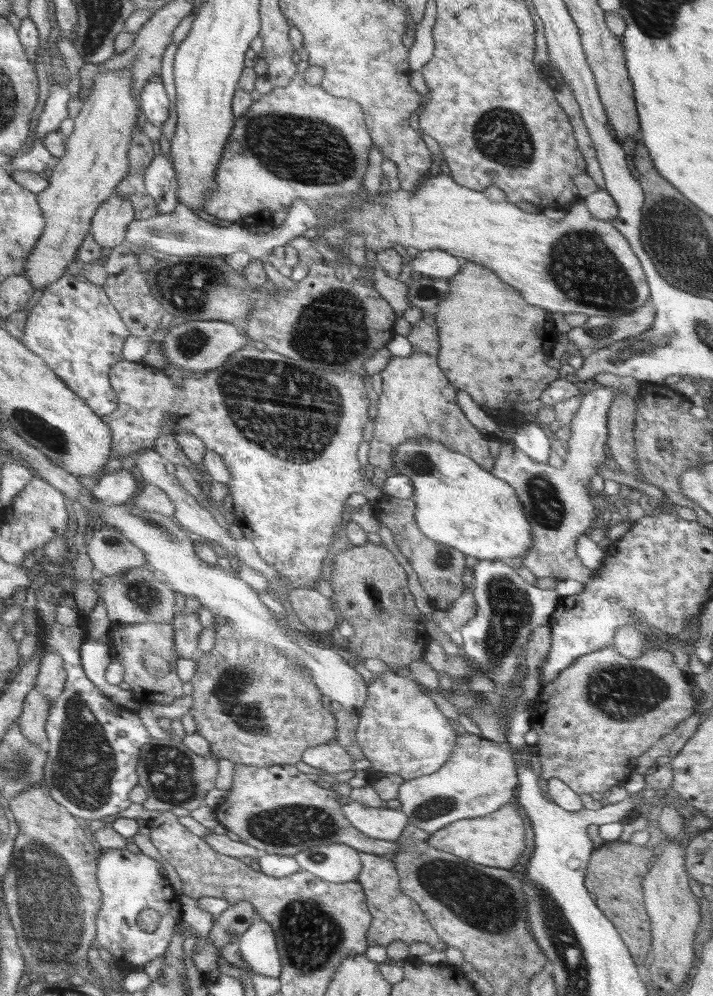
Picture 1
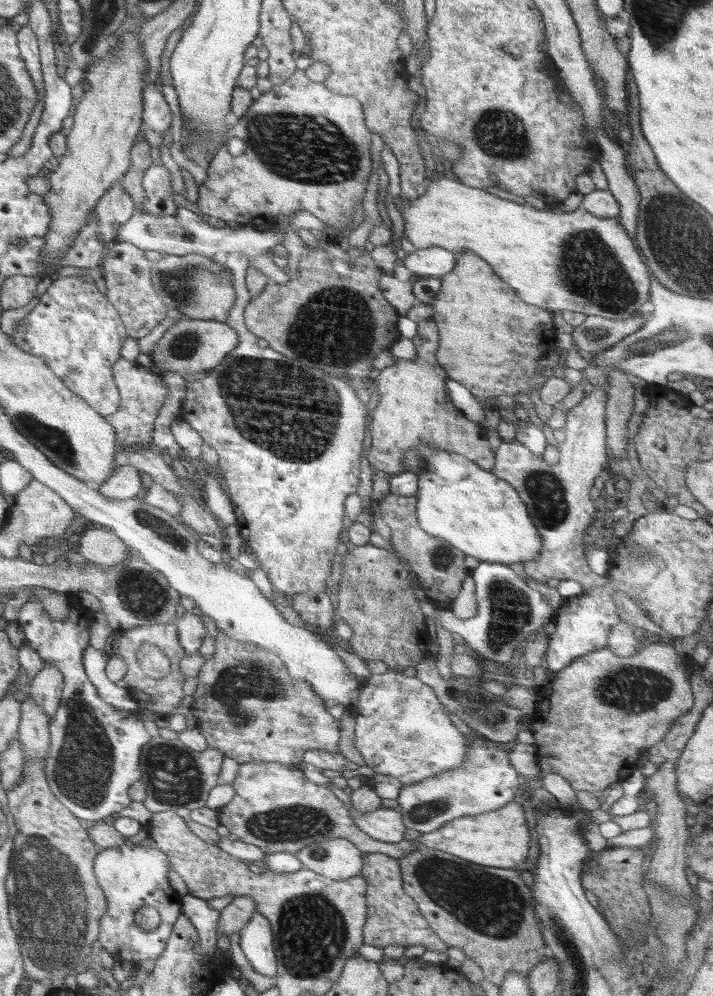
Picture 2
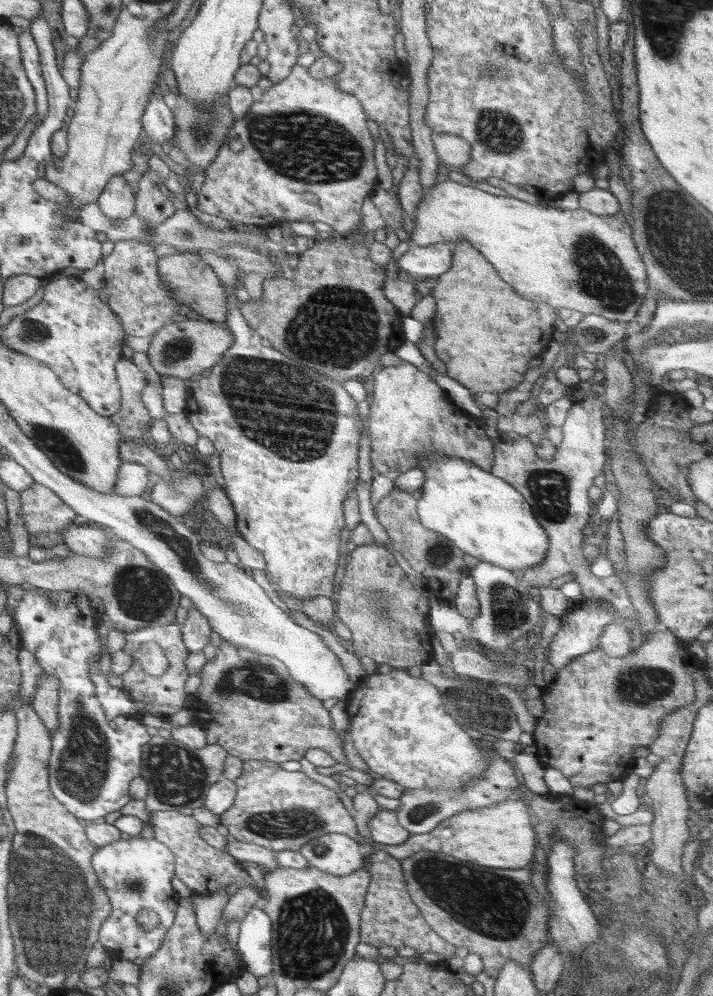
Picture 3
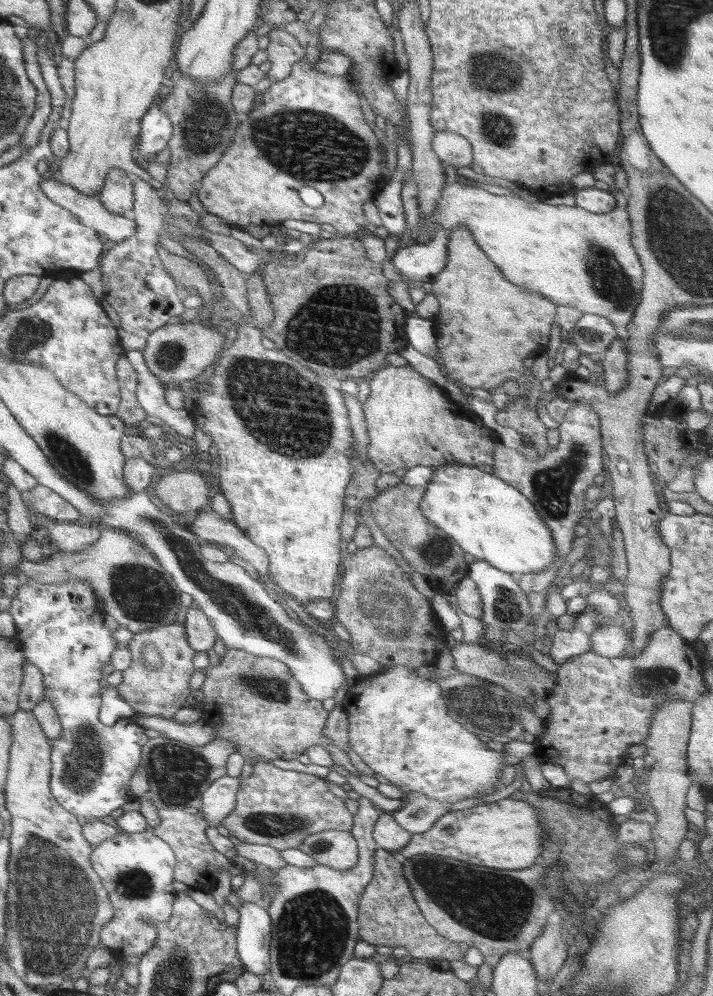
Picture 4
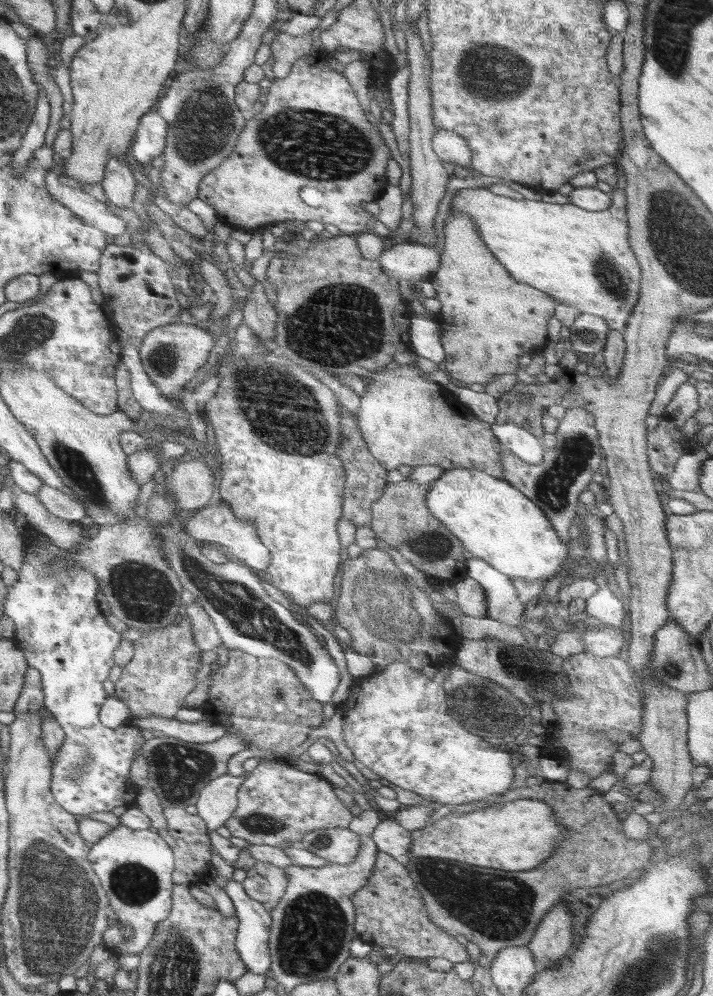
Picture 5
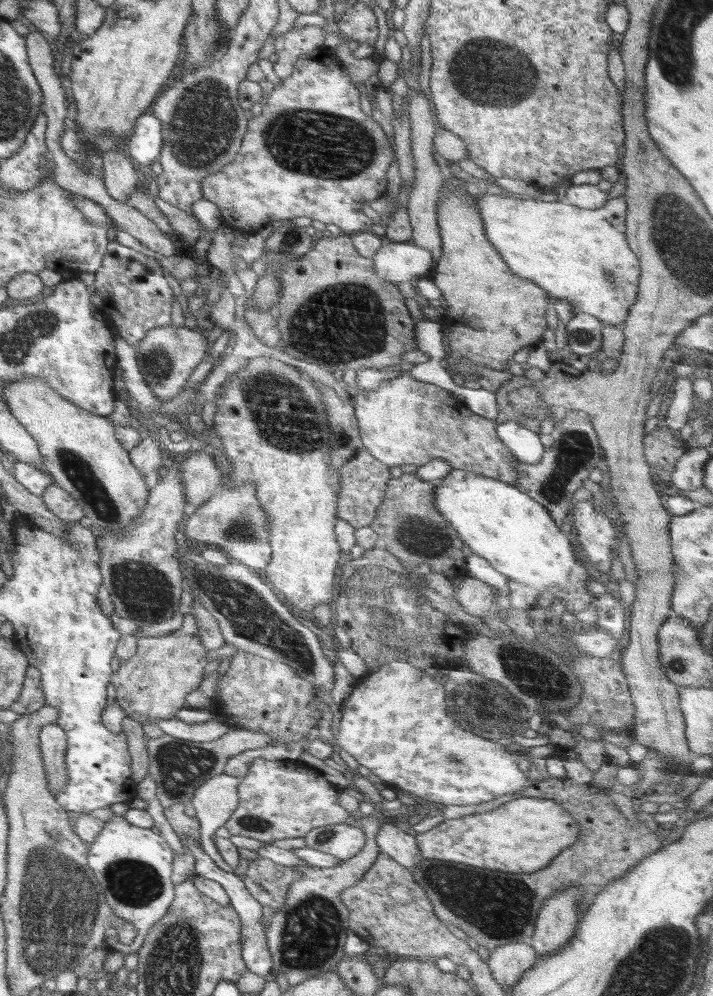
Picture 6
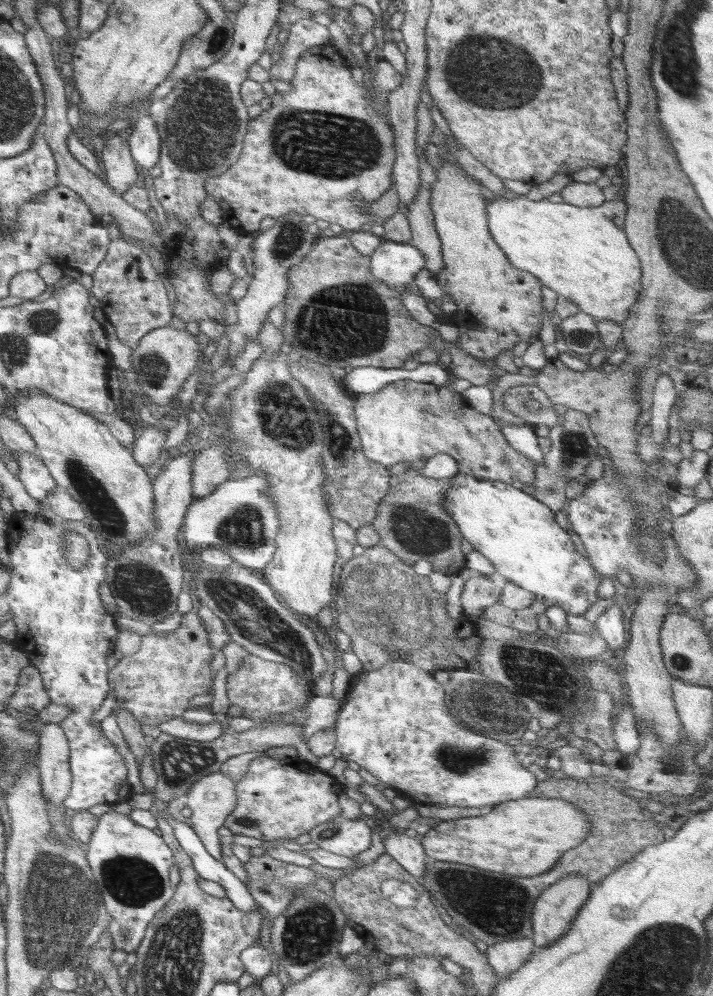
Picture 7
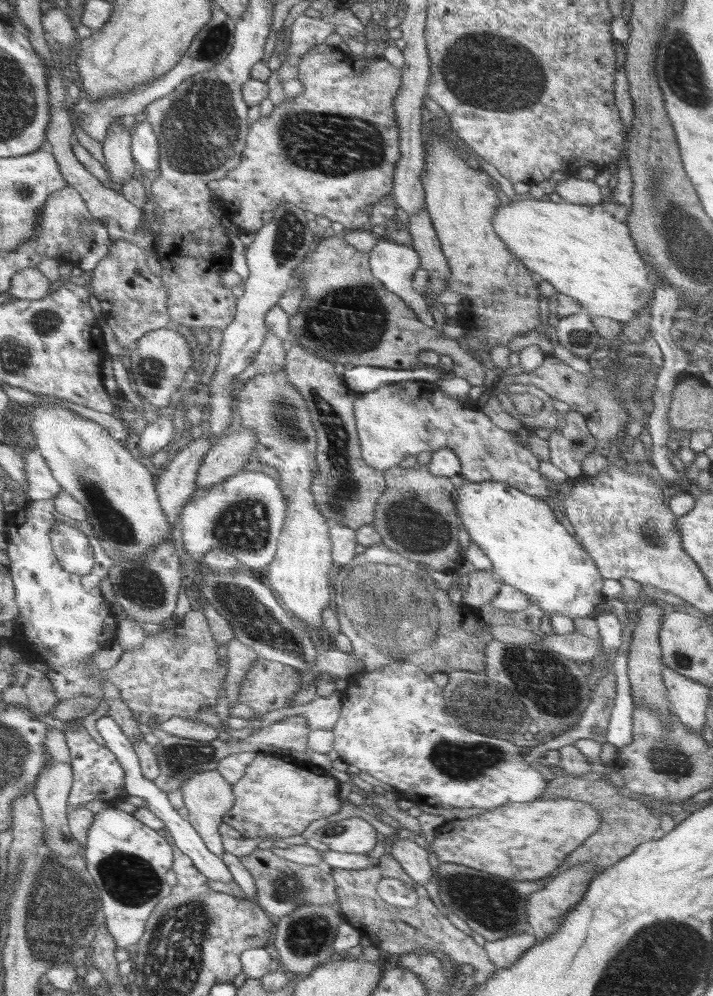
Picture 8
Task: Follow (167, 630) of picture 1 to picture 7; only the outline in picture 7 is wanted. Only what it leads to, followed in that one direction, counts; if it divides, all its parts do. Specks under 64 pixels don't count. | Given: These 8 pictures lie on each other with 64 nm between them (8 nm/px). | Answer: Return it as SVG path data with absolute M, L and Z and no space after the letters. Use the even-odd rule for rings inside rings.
M195 610L182 615L180 626L170 633L156 635L151 632L142 636L140 648L136 654L124 655L109 671L109 686L116 694L116 704L128 709L141 725L156 726L171 718L182 717L186 710L195 708L190 705L190 700L194 700L195 696L213 692L212 685L216 671L210 669L210 663L214 658L214 652L214 648L210 646L208 631L204 629L204 623Z

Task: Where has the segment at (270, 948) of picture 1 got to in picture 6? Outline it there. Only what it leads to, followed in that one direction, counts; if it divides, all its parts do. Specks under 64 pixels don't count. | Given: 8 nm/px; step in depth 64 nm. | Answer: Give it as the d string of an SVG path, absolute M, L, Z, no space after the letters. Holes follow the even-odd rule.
M185 838L183 844L187 847L190 855L196 860L194 864L194 871L197 876L204 877L205 879L212 880L224 887L226 894L230 898L231 907L238 913L240 919L242 919L242 936L243 936L243 948L241 953L241 959L245 962L248 971L258 974L258 976L264 976L268 978L273 975L272 966L273 959L271 958L269 949L267 948L266 934L264 934L264 919L263 914L264 906L260 904L249 891L245 888L242 878L236 876L233 872L224 872L222 868L219 868L214 860L210 856L206 855L206 852L201 848L201 844L192 838Z

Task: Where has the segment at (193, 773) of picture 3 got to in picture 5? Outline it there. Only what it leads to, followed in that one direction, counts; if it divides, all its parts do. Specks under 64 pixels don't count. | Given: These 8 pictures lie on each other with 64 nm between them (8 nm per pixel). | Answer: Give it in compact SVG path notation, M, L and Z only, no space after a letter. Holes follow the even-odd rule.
M232 733L209 743L193 743L169 737L147 736L142 746L142 753L148 762L148 784L154 789L160 806L163 809L194 806L198 801L198 793L206 783L227 772L227 764L231 756L248 749L248 741L242 735Z

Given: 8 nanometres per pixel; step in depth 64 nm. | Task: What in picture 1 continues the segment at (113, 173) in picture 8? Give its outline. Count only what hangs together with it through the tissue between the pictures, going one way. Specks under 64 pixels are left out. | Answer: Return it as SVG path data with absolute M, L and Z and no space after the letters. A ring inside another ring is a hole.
M116 191L98 207L93 216L90 233L105 252L125 244L126 229L134 219L134 207L128 199L120 197Z

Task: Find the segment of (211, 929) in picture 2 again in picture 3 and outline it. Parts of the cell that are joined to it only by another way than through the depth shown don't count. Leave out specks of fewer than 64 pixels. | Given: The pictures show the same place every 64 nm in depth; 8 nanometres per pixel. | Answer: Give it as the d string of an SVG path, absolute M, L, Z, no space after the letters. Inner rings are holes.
M220 890L214 895L208 896L208 899L205 900L194 900L192 895L188 899L194 905L196 923L198 923L200 931L206 936L212 935L216 931L224 906L229 901L227 890Z

